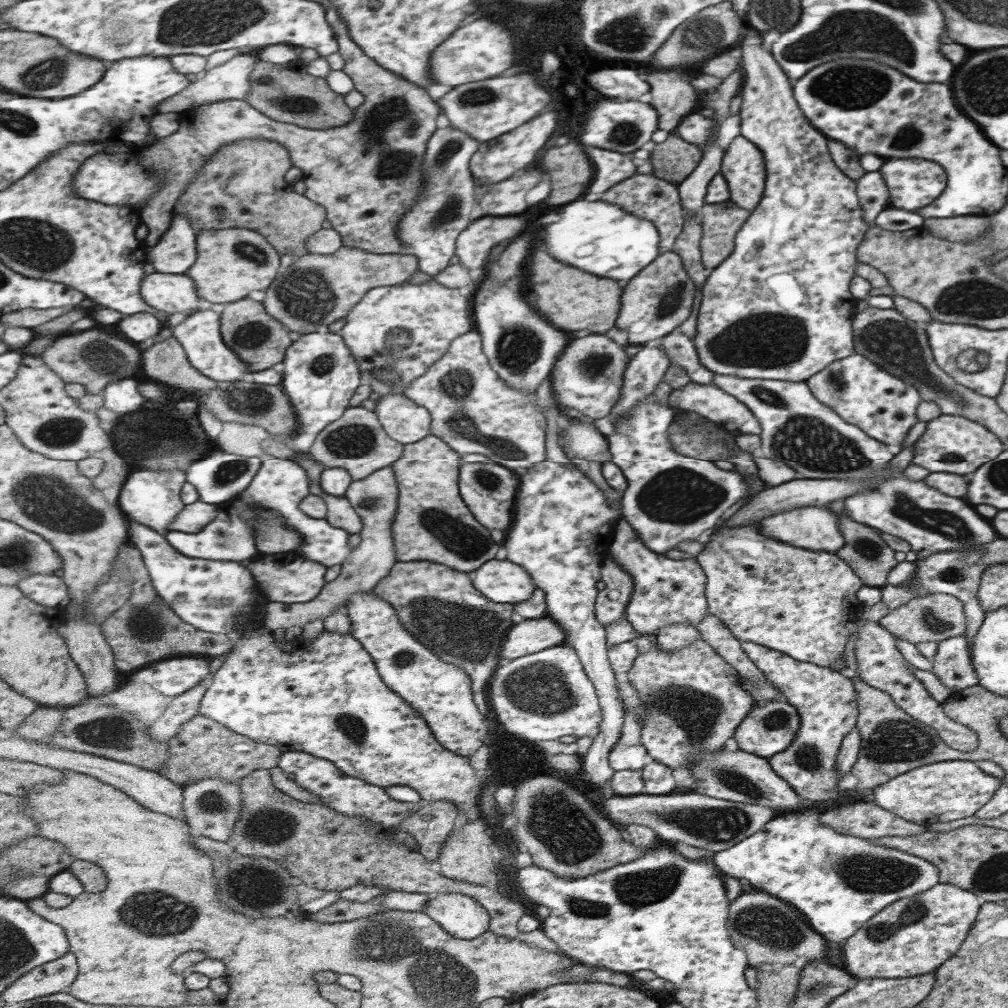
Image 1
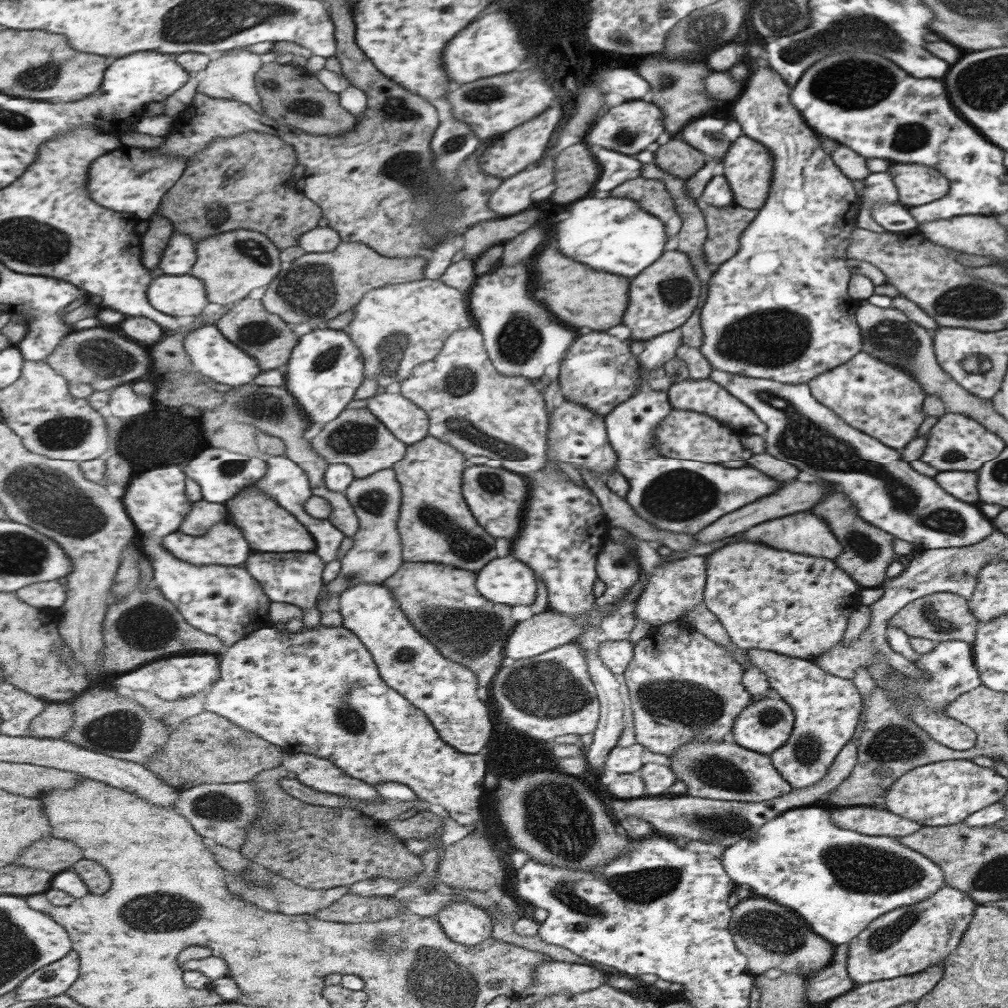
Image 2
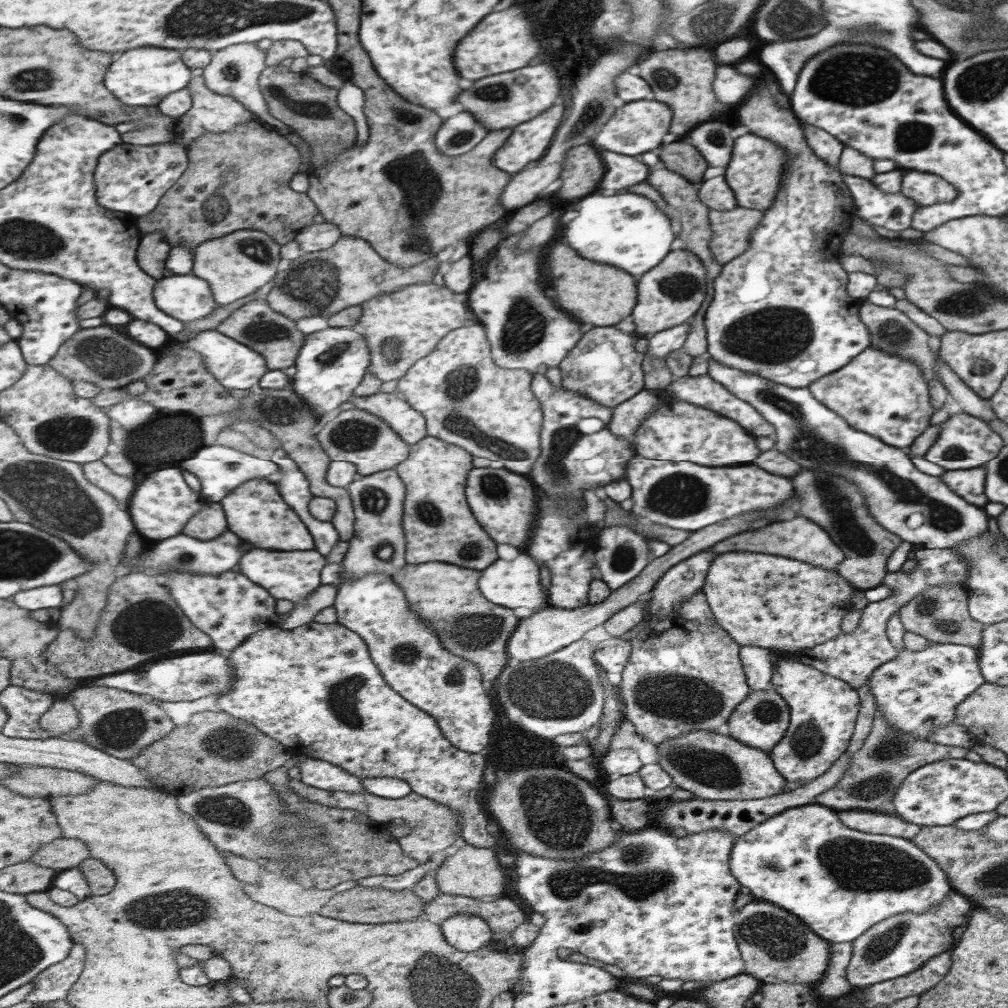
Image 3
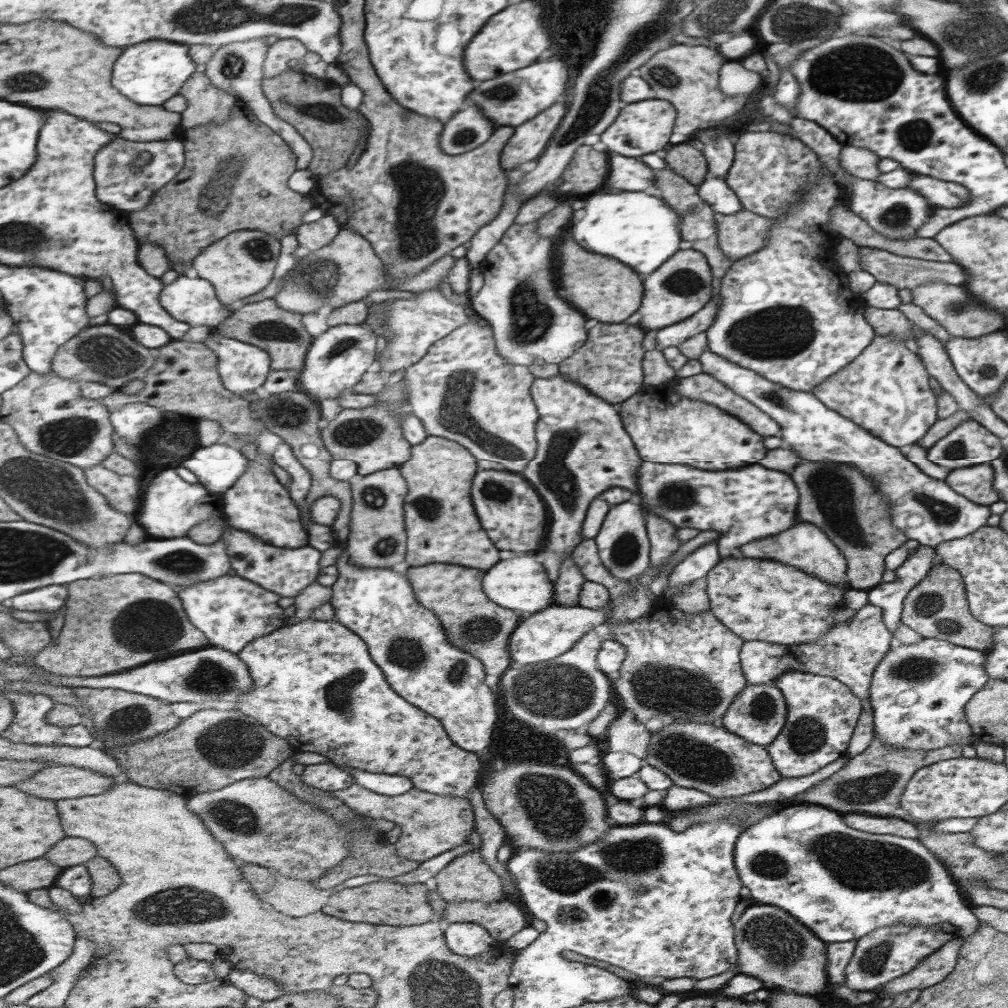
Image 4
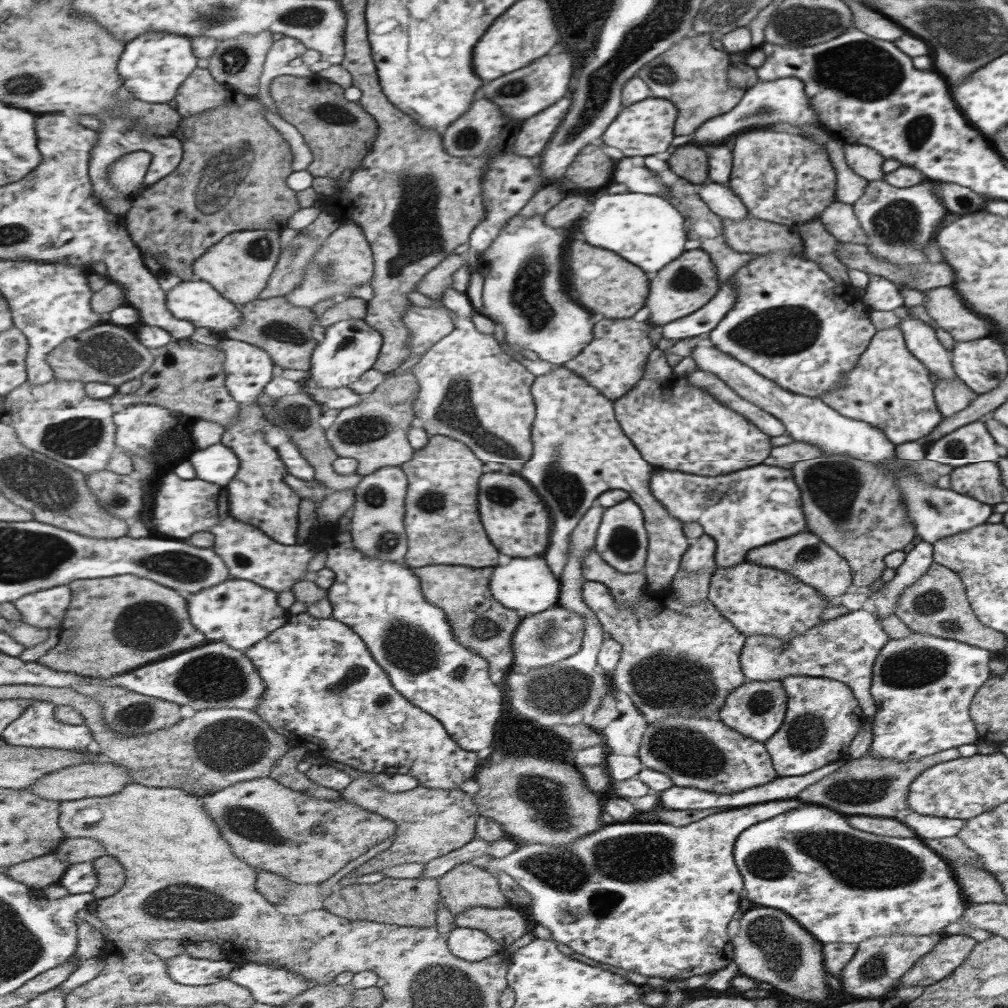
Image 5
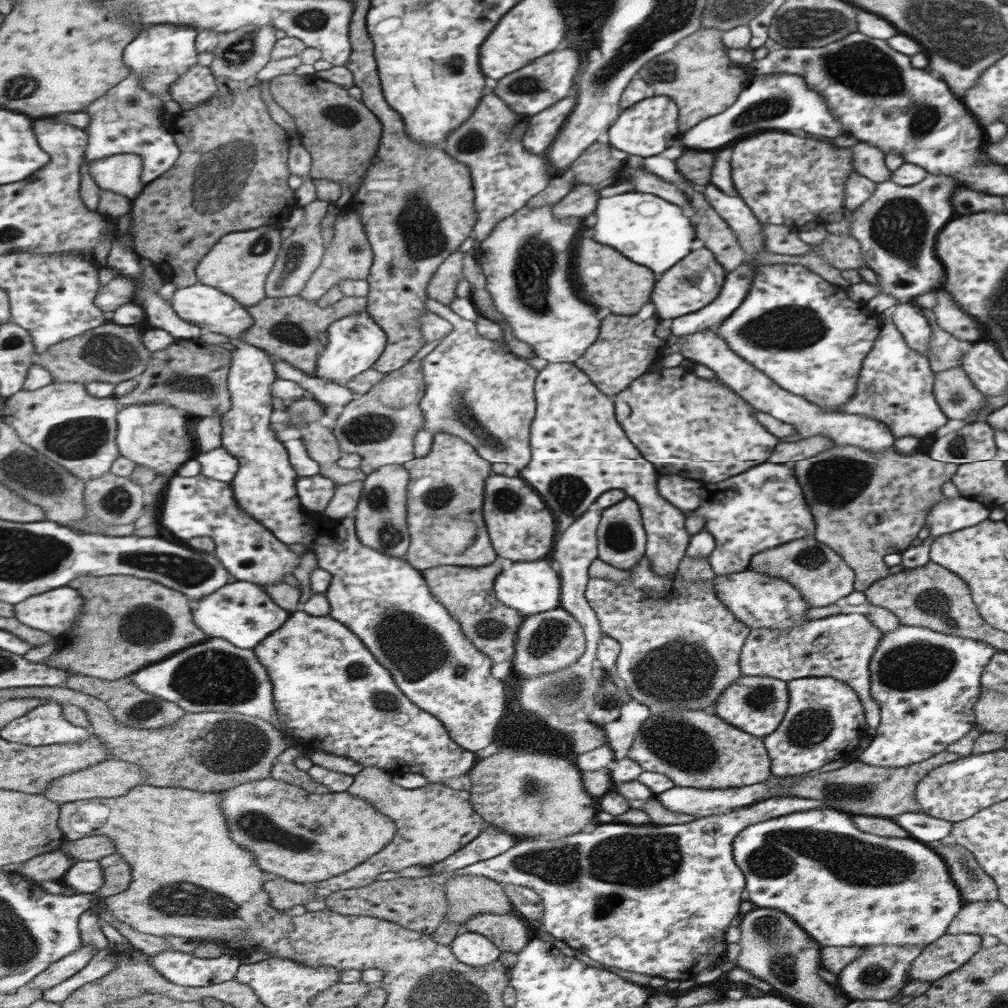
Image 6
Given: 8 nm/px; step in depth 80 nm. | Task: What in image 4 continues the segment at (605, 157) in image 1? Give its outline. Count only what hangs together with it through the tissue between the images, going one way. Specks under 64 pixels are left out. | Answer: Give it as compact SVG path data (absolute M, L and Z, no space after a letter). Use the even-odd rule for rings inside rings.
M619 154L611 156L611 180L607 180L607 188L617 188L625 192L653 192L654 180L651 168L637 162L635 158L625 158Z

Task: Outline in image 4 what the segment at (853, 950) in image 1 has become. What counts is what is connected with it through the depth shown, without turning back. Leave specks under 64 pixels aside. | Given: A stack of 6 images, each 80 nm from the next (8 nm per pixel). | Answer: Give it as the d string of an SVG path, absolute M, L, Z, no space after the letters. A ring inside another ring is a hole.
M938 922L938 924L930 924L930 926L918 926L918 924L892 924L889 926L880 926L875 931L871 931L869 935L855 940L854 954L850 962L847 963L845 970L845 986L851 990L859 992L871 992L876 990L887 982L897 979L898 976L905 975L917 966L919 960L925 959L926 956L933 954L939 947L943 946L947 941L960 937L959 931L952 924L946 922Z

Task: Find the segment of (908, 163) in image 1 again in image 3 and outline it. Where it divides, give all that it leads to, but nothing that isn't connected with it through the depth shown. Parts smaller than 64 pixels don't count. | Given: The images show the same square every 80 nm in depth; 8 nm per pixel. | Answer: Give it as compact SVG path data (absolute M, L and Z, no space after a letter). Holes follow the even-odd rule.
M901 168L902 179L900 184L900 193L913 200L922 210L932 210L935 205L948 205L958 196L958 190L950 183L943 180L941 176L931 174L930 172L919 172L918 169Z

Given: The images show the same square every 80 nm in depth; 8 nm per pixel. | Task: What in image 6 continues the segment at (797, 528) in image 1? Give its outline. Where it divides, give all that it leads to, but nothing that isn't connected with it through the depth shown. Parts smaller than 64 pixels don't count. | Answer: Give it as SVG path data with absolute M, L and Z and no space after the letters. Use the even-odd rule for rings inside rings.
M813 537L799 538L779 547L763 550L751 557L749 568L767 577L783 579L789 585L795 586L801 593L802 599L809 605L809 609L833 604L837 598L843 598L854 590L853 572L850 566L847 566L834 549L829 549Z

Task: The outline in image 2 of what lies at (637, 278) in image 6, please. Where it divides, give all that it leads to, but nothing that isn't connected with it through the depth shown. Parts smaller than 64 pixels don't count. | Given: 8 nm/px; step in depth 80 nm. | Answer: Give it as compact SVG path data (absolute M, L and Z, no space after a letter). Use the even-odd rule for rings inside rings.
M539 248L534 255L536 287L539 288L543 305L547 310L555 312L558 320L567 320L567 324L575 324L575 328L591 328L591 330L606 331L611 326L621 323L621 316L628 308L627 288L630 280L623 276L615 276L609 272L597 272L591 270L579 262L573 262L567 256L561 256L558 248Z

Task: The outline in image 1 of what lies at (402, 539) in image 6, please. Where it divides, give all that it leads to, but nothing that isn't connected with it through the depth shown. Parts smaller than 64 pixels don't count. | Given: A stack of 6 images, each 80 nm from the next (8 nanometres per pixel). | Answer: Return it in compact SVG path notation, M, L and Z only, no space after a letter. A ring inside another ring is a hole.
M388 466L363 480L354 480L346 492L346 497L362 518L364 527L359 533L361 542L354 548L351 558L342 565L342 575L337 580L328 582L323 588L323 592L309 602L285 604L271 601L263 628L269 629L271 632L279 630L279 628L287 631L291 628L302 627L309 622L315 622L315 620L327 620L335 612L346 612L350 606L349 602L355 594L373 592L387 576L390 576L391 568L398 564L398 553L395 552L395 537L392 528L398 514L400 488L394 468Z

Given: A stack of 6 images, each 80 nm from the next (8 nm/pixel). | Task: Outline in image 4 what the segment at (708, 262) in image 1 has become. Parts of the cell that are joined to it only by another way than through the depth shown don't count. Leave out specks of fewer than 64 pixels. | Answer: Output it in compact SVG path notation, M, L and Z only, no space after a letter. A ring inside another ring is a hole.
M744 209L733 214L714 213L714 216L719 248L733 260L741 259L766 246L768 230L774 226L773 219Z

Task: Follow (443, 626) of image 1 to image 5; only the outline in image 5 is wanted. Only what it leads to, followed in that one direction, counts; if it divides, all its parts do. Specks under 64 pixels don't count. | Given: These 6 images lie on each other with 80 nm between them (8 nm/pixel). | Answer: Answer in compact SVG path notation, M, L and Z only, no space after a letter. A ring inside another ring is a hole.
M441 564L413 568L413 572L421 580L427 600L447 614L447 620L460 643L482 656L489 664L489 672L511 664L511 634L518 629L519 616L491 598L487 582L493 568L455 568L453 565Z

